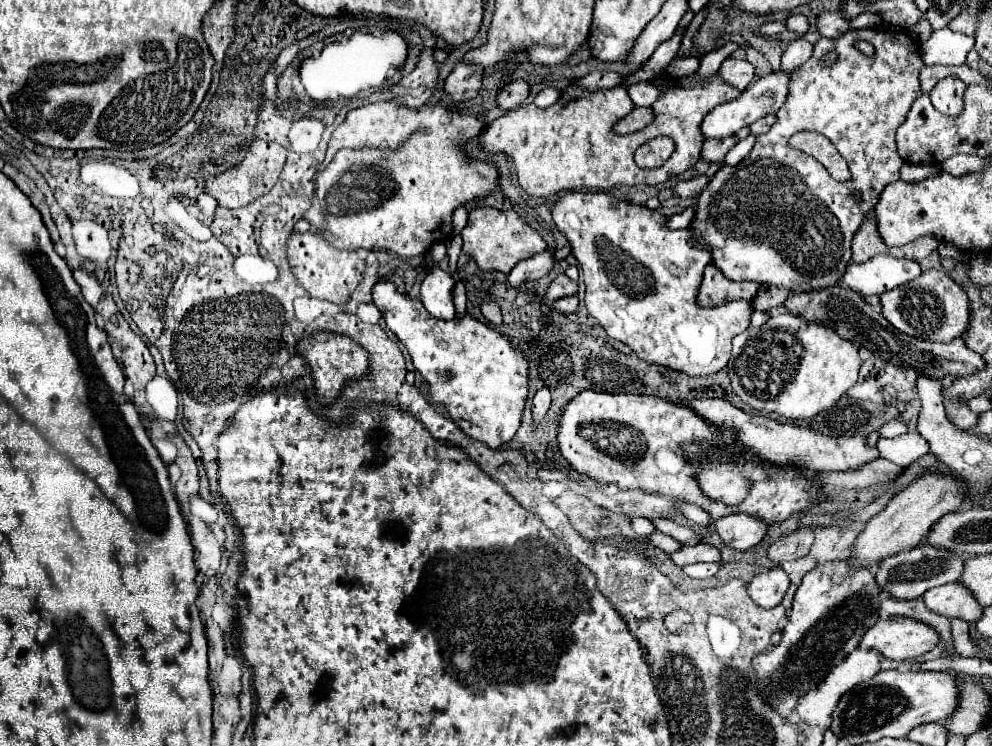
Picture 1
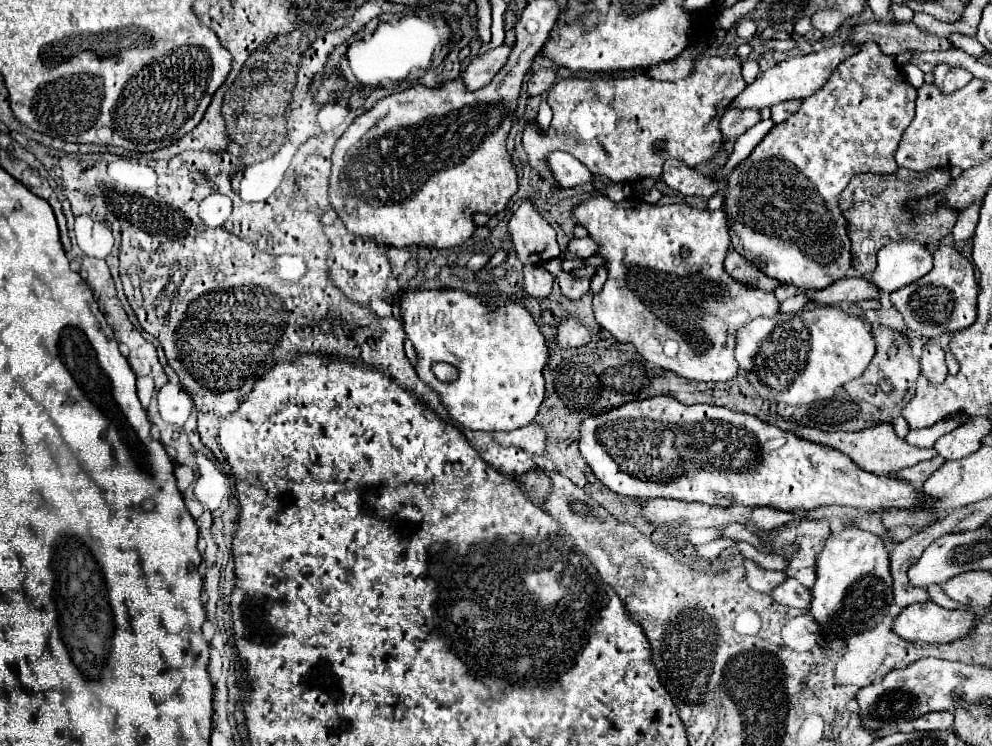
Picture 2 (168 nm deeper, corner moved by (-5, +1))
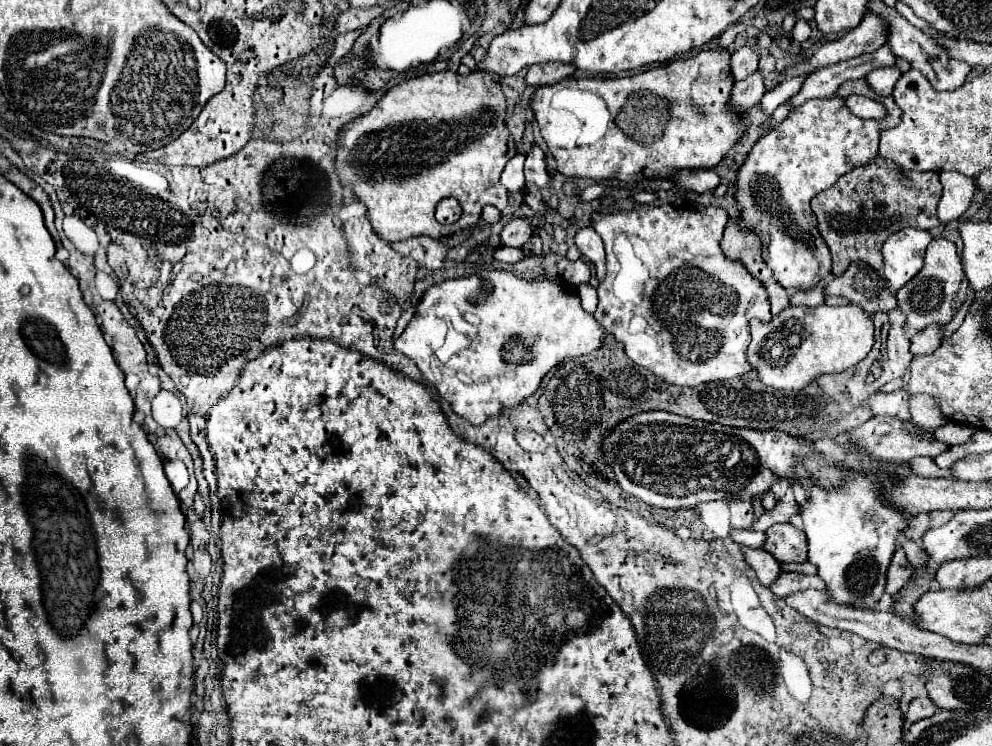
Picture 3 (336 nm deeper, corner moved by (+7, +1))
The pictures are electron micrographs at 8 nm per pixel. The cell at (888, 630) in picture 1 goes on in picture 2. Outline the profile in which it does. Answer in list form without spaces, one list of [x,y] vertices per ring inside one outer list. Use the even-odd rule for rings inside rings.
[[[922,602],[922,604],[910,604],[908,608],[902,610],[902,614],[896,618],[892,630],[914,644],[950,644],[962,636],[966,636],[974,624],[976,624],[976,614],[972,610],[964,610],[964,608],[956,608],[956,610],[948,610],[938,606],[936,602]]]

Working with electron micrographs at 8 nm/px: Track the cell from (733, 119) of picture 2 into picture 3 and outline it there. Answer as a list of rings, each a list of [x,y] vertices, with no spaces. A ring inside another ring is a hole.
[[[754,72],[750,78],[736,82],[730,94],[730,108],[734,114],[744,114],[756,106],[764,94],[764,78],[760,72]]]

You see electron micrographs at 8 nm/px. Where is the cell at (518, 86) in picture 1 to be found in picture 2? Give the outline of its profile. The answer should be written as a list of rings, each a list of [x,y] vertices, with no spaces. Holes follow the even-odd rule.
[[[538,70],[538,72],[534,72],[530,76],[530,80],[528,80],[528,94],[530,96],[538,96],[538,94],[550,90],[554,80],[556,80],[556,72],[554,70]]]

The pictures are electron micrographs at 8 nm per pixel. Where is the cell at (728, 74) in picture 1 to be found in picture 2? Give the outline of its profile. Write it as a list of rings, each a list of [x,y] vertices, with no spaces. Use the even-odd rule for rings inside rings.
[[[746,60],[746,62],[742,62],[742,78],[744,78],[748,84],[754,82],[754,80],[758,78],[758,74],[760,74],[760,66],[758,66],[756,60]]]

